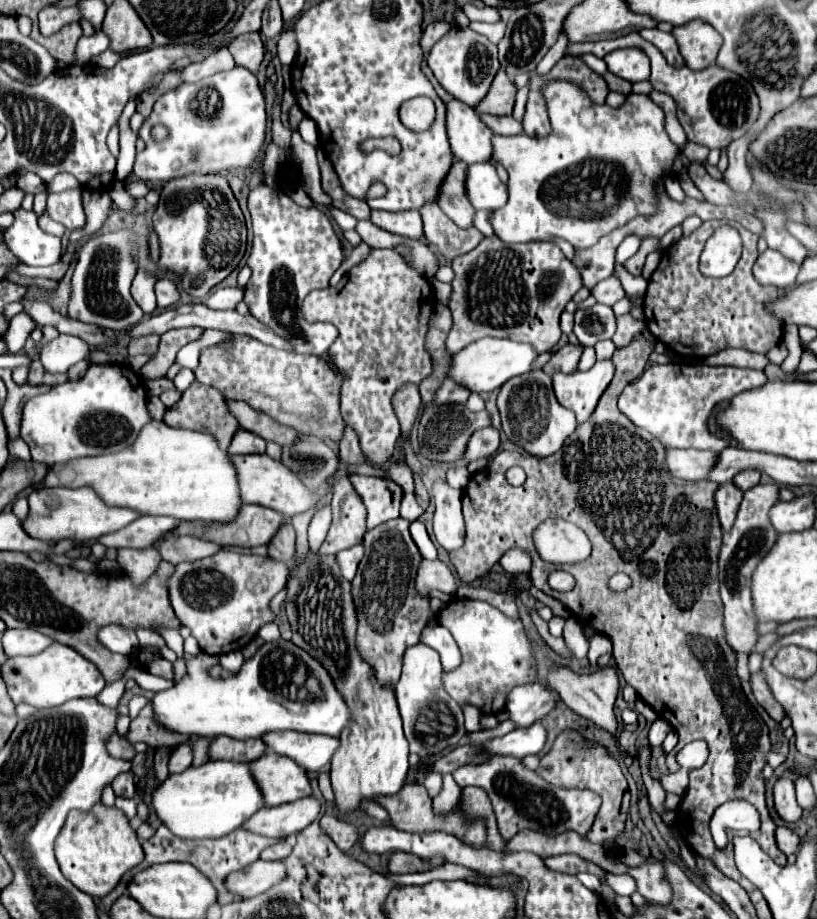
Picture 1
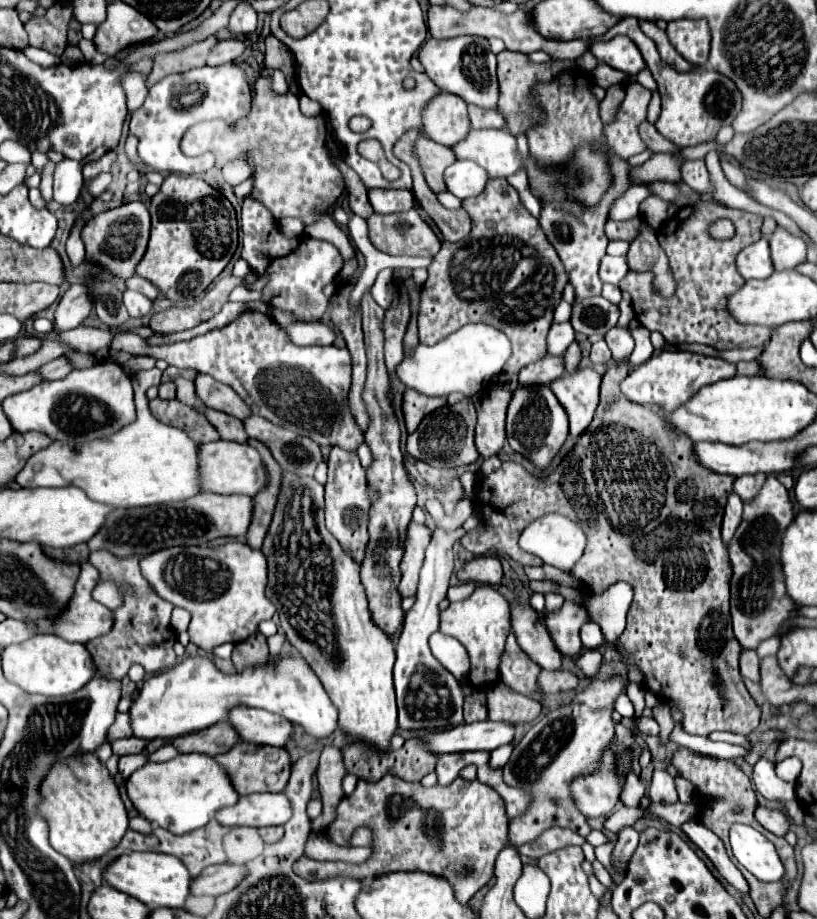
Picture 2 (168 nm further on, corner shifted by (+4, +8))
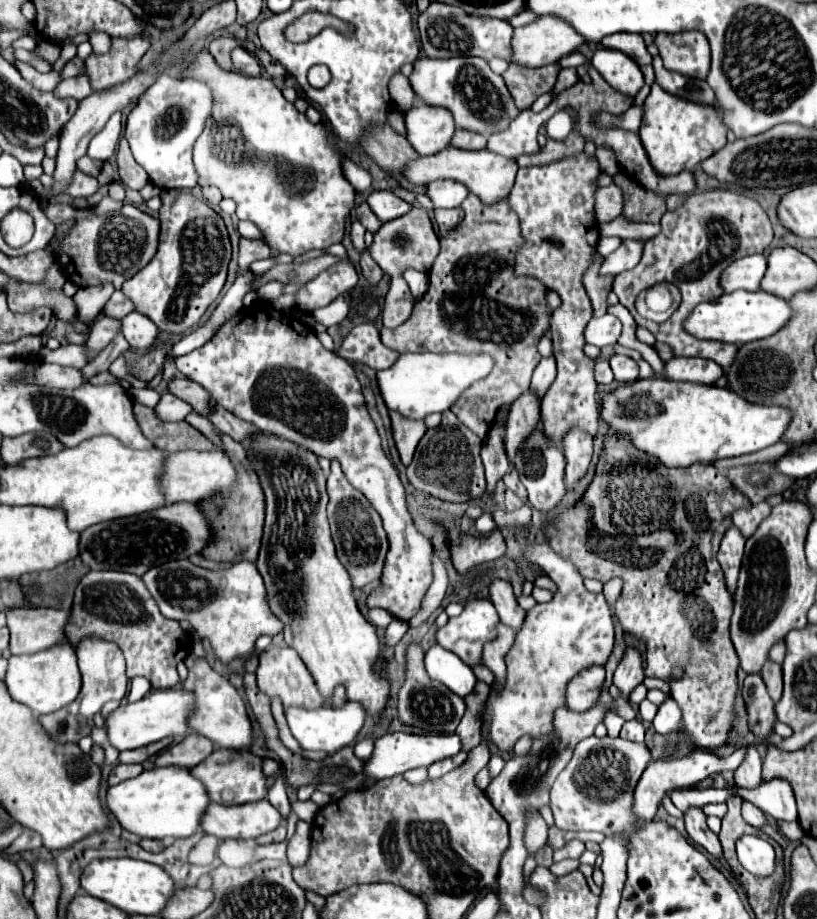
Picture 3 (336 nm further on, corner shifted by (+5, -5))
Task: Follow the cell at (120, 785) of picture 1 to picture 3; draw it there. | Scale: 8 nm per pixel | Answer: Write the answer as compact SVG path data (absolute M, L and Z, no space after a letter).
M116 765L116 767L112 769L112 773L110 773L108 783L110 783L110 785L118 785L118 783L122 783L122 781L126 781L126 779L138 777L142 771L144 771L142 765Z

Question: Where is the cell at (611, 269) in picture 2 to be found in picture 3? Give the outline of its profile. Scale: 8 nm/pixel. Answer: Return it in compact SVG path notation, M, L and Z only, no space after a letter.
M626 239L620 249L616 249L612 255L608 255L604 261L602 261L602 267L600 267L600 277L616 277L618 273L622 271L628 271L628 269L634 269L634 265L640 261L642 257L642 243L640 241L630 241Z

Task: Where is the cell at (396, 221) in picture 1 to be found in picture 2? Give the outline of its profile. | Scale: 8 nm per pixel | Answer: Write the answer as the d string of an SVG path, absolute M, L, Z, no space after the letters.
M371 188L369 202L377 214L407 212L415 204L411 190L393 190L393 188Z

